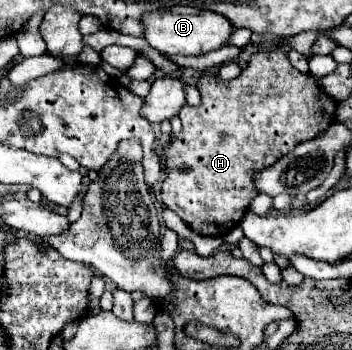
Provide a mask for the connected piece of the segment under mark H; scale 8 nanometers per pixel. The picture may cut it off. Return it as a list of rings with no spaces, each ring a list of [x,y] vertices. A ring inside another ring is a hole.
[[[266,49],[266,51],[258,51],[250,57],[246,69],[242,69],[240,77],[238,79],[230,79],[230,81],[222,81],[218,75],[210,75],[210,73],[204,73],[198,83],[196,83],[198,91],[200,91],[200,97],[202,97],[202,103],[198,107],[192,107],[192,105],[184,105],[180,109],[180,119],[182,119],[182,131],[180,135],[172,137],[166,147],[164,147],[164,171],[166,171],[166,179],[162,181],[162,201],[168,209],[172,209],[174,213],[178,213],[178,217],[198,235],[228,235],[238,223],[240,223],[240,217],[244,217],[250,201],[258,195],[256,193],[256,187],[254,187],[254,173],[260,171],[260,169],[266,169],[268,165],[276,163],[280,157],[288,155],[298,143],[304,143],[312,137],[316,137],[322,131],[328,129],[328,125],[334,121],[334,113],[336,113],[336,105],[334,101],[316,85],[314,77],[312,75],[304,75],[300,71],[296,71],[290,61],[288,61],[288,55],[284,49]]]

